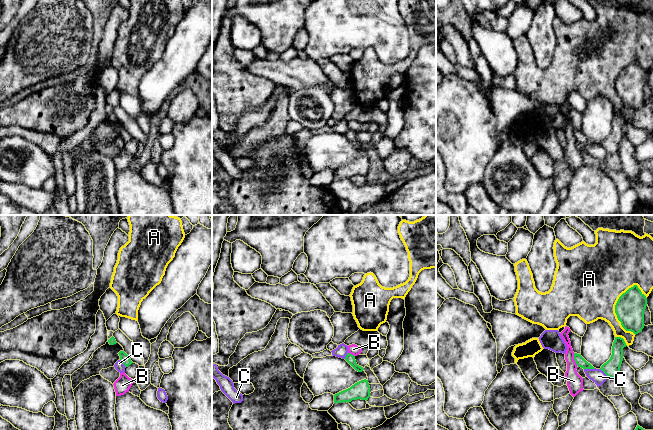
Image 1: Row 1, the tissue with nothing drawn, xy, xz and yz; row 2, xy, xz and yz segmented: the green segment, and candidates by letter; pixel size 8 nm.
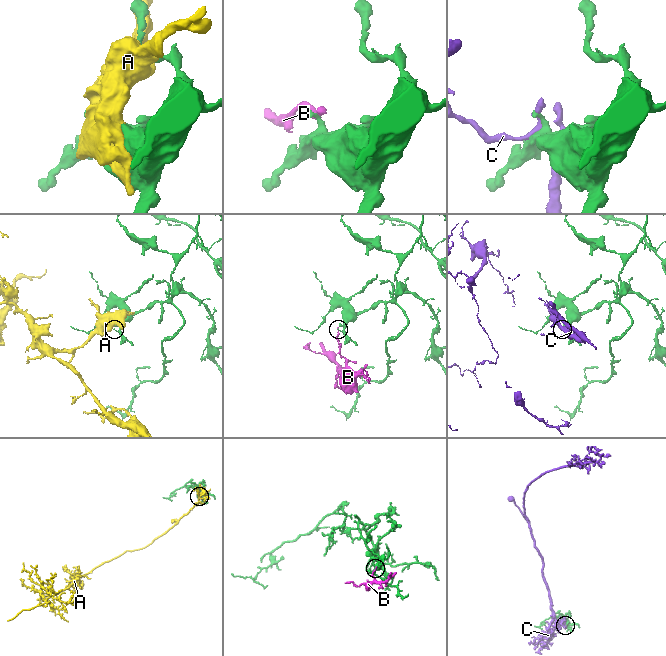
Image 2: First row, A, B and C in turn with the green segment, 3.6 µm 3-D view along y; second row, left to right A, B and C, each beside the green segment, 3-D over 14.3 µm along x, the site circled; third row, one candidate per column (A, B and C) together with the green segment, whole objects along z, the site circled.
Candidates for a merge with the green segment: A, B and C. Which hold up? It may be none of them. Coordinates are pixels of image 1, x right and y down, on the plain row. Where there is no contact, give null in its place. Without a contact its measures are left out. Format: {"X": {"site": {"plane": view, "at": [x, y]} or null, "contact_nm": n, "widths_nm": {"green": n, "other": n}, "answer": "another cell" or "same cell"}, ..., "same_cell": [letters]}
{"A": {"site": {"plane": "yz", "at": [615, 87]}, "contact_nm": 400, "widths_nm": {"green": 240, "other": 440}, "answer": "another cell"}, "B": {"site": {"plane": "yz", "at": [574, 135]}, "contact_nm": 110, "widths_nm": {"green": 80, "other": 130}, "answer": "another cell"}, "C": {"site": {"plane": "yz", "at": [589, 144]}, "contact_nm": 100, "widths_nm": {"green": 80, "other": 110}, "answer": "another cell"}, "same_cell": []}

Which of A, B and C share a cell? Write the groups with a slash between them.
A / B / C

